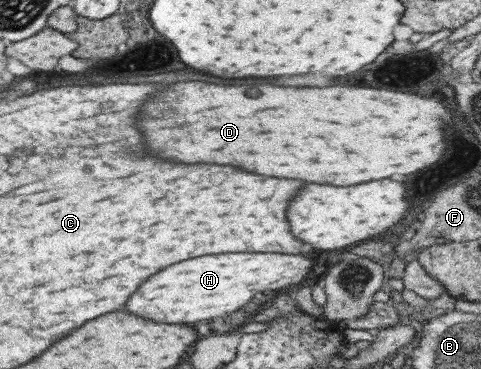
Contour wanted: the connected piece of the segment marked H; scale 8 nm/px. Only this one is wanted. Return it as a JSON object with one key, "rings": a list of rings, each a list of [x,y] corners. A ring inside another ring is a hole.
{"rings":[[[219,253],[193,257],[151,275],[143,287],[127,299],[125,307],[133,315],[163,323],[193,323],[223,317],[249,303],[257,291],[283,291],[291,285],[297,286],[309,273],[311,263],[313,261],[303,255],[283,253]]]}

